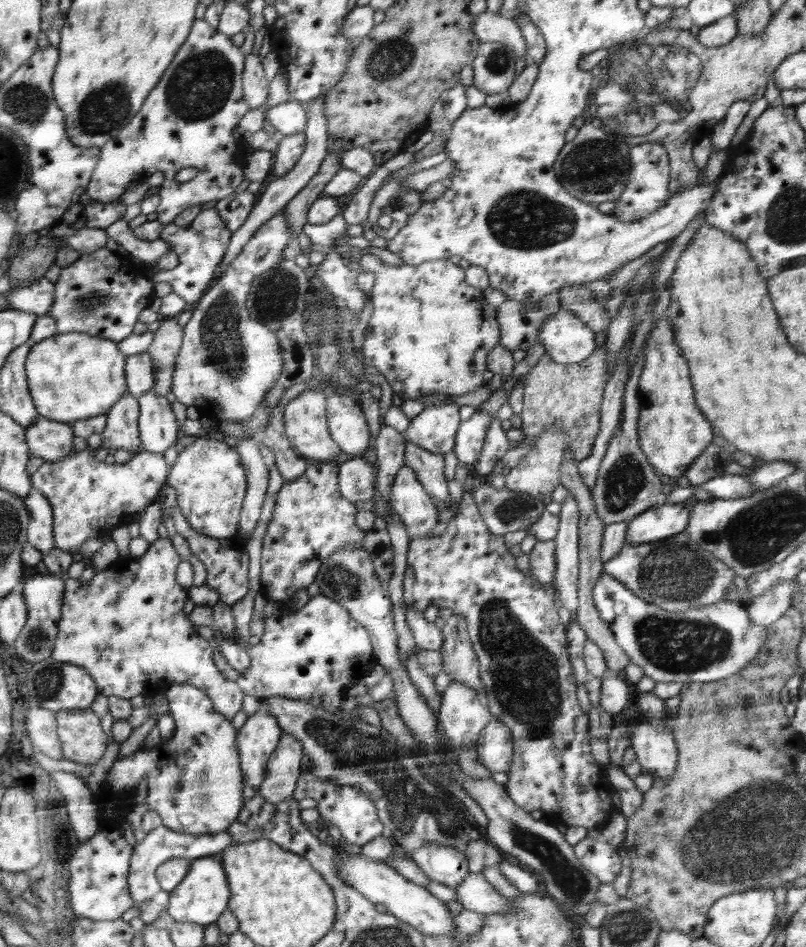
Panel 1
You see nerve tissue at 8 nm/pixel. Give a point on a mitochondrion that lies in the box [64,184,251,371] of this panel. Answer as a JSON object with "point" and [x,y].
{"point":[91,302]}

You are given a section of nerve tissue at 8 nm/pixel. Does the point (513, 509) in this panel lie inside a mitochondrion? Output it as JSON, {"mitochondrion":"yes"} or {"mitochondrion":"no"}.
{"mitochondrion":"yes"}

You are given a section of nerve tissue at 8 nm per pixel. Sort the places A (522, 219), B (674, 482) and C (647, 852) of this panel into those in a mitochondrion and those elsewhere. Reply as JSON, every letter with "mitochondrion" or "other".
{"A":"mitochondrion","B":"other","C":"other"}

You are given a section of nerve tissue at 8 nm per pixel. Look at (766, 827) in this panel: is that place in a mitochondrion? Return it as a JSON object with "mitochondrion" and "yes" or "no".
{"mitochondrion":"yes"}

